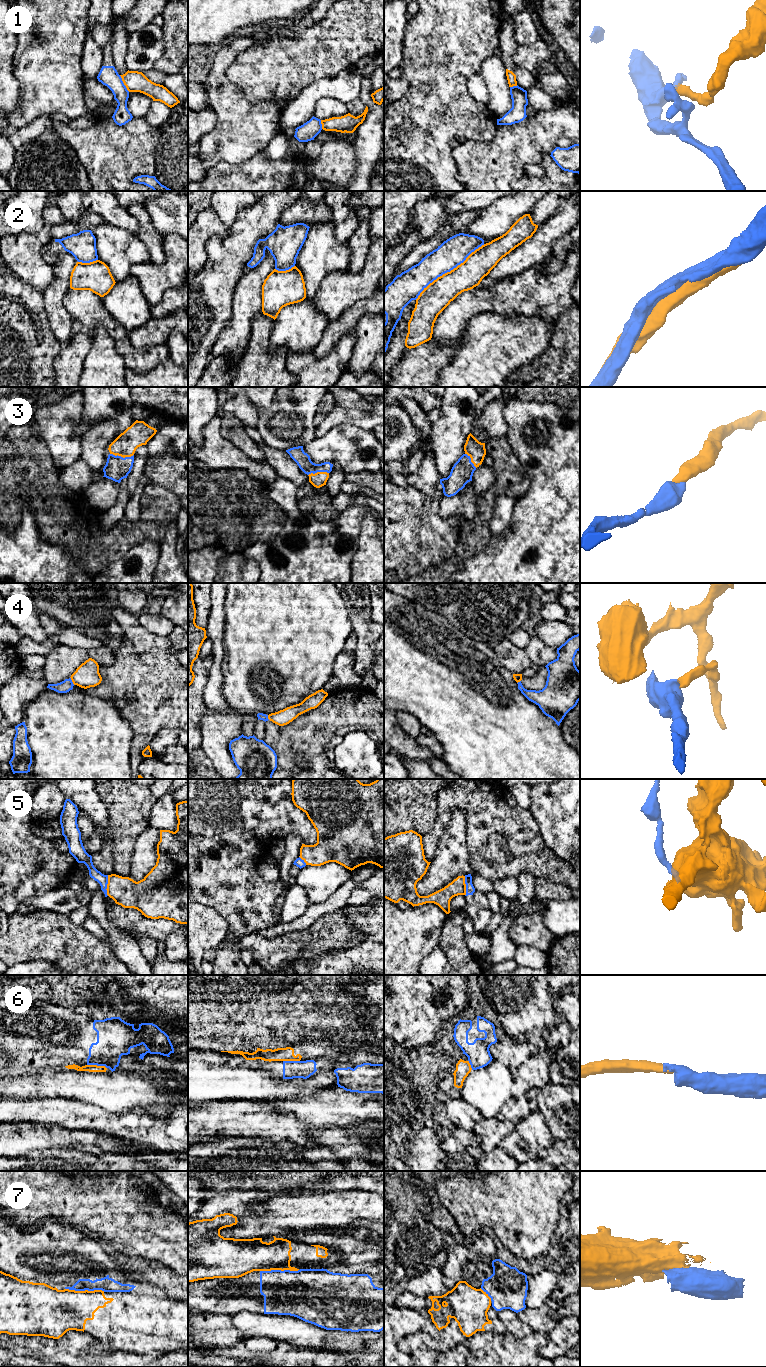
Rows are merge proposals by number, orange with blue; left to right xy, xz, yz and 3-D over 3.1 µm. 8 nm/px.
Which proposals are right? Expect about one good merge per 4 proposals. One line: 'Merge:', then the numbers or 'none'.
Merge: 3

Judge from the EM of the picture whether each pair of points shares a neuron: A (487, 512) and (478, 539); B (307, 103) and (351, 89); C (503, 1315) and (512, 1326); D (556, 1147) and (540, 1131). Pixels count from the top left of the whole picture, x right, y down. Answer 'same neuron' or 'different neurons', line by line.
A: same neuron
B: same neuron
C: same neuron
D: different neurons

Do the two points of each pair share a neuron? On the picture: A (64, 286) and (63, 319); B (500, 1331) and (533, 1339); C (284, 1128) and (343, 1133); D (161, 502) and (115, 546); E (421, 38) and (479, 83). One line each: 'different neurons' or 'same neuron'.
A: same neuron
B: same neuron
C: different neurons
D: same neuron
E: different neurons

